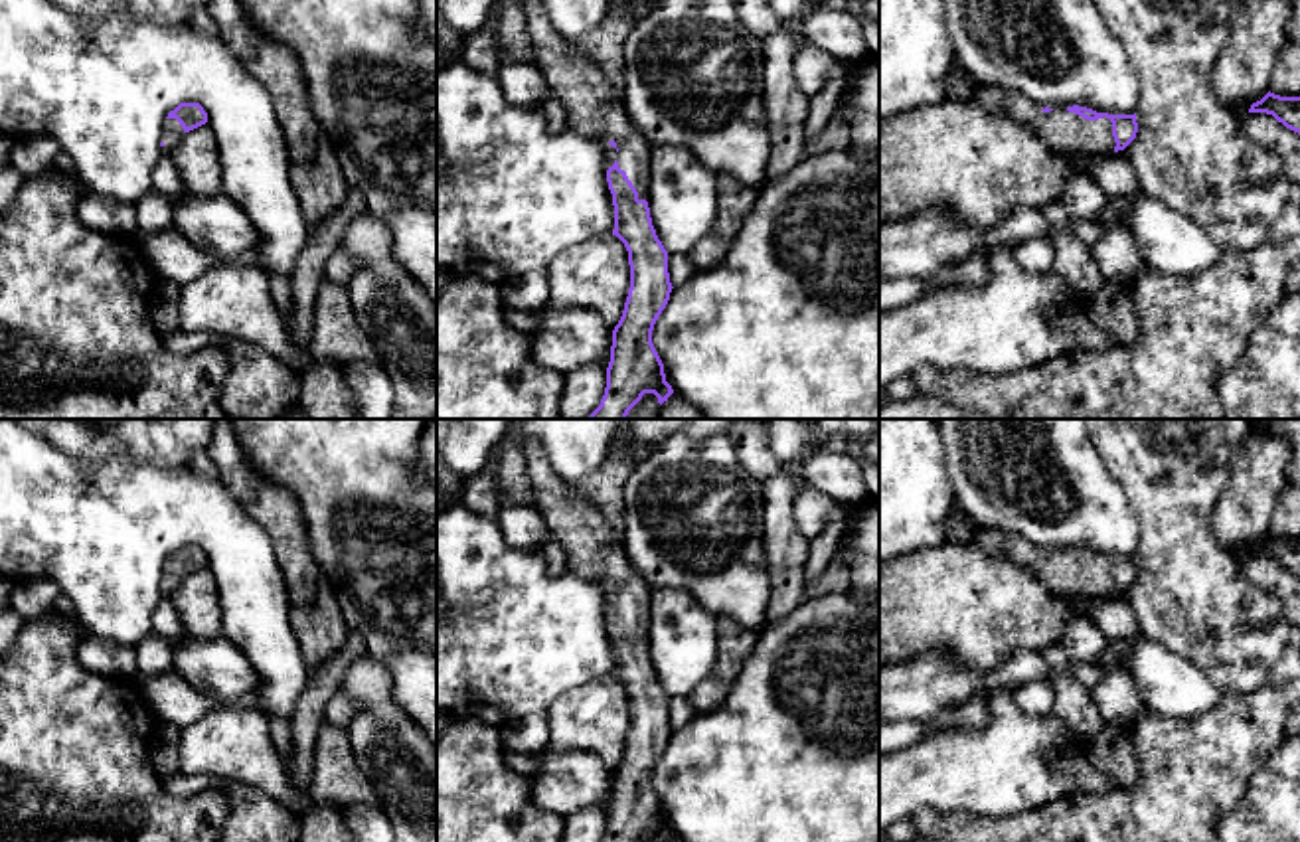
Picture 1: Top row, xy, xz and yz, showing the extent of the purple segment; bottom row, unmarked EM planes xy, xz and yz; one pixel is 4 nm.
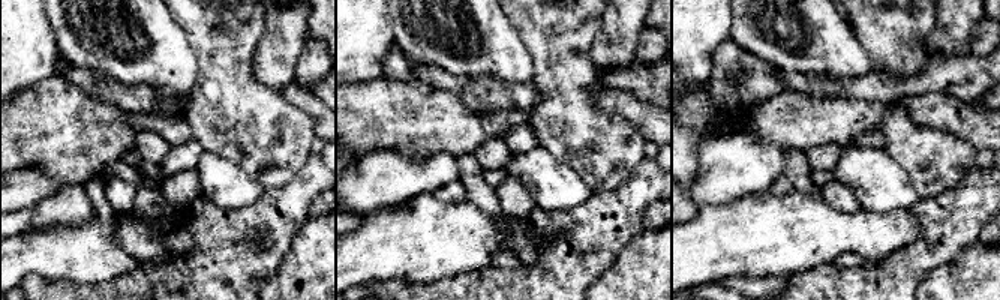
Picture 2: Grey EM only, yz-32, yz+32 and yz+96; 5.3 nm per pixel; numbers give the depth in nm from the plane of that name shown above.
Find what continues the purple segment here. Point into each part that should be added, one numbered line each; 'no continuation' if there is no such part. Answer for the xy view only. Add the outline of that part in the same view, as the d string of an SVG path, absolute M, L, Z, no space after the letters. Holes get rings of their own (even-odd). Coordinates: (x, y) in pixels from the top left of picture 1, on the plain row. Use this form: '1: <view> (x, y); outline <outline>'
1: xy (172, 574); outline M166 561L162 567L162 597L170 597L184 577L186 575L176 561Z

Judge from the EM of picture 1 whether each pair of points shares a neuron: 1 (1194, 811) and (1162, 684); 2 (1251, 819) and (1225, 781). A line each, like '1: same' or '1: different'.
1: different
2: different

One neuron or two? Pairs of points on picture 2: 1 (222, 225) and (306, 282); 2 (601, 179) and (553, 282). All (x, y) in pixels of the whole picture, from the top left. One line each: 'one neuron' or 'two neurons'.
1: two neurons
2: two neurons

